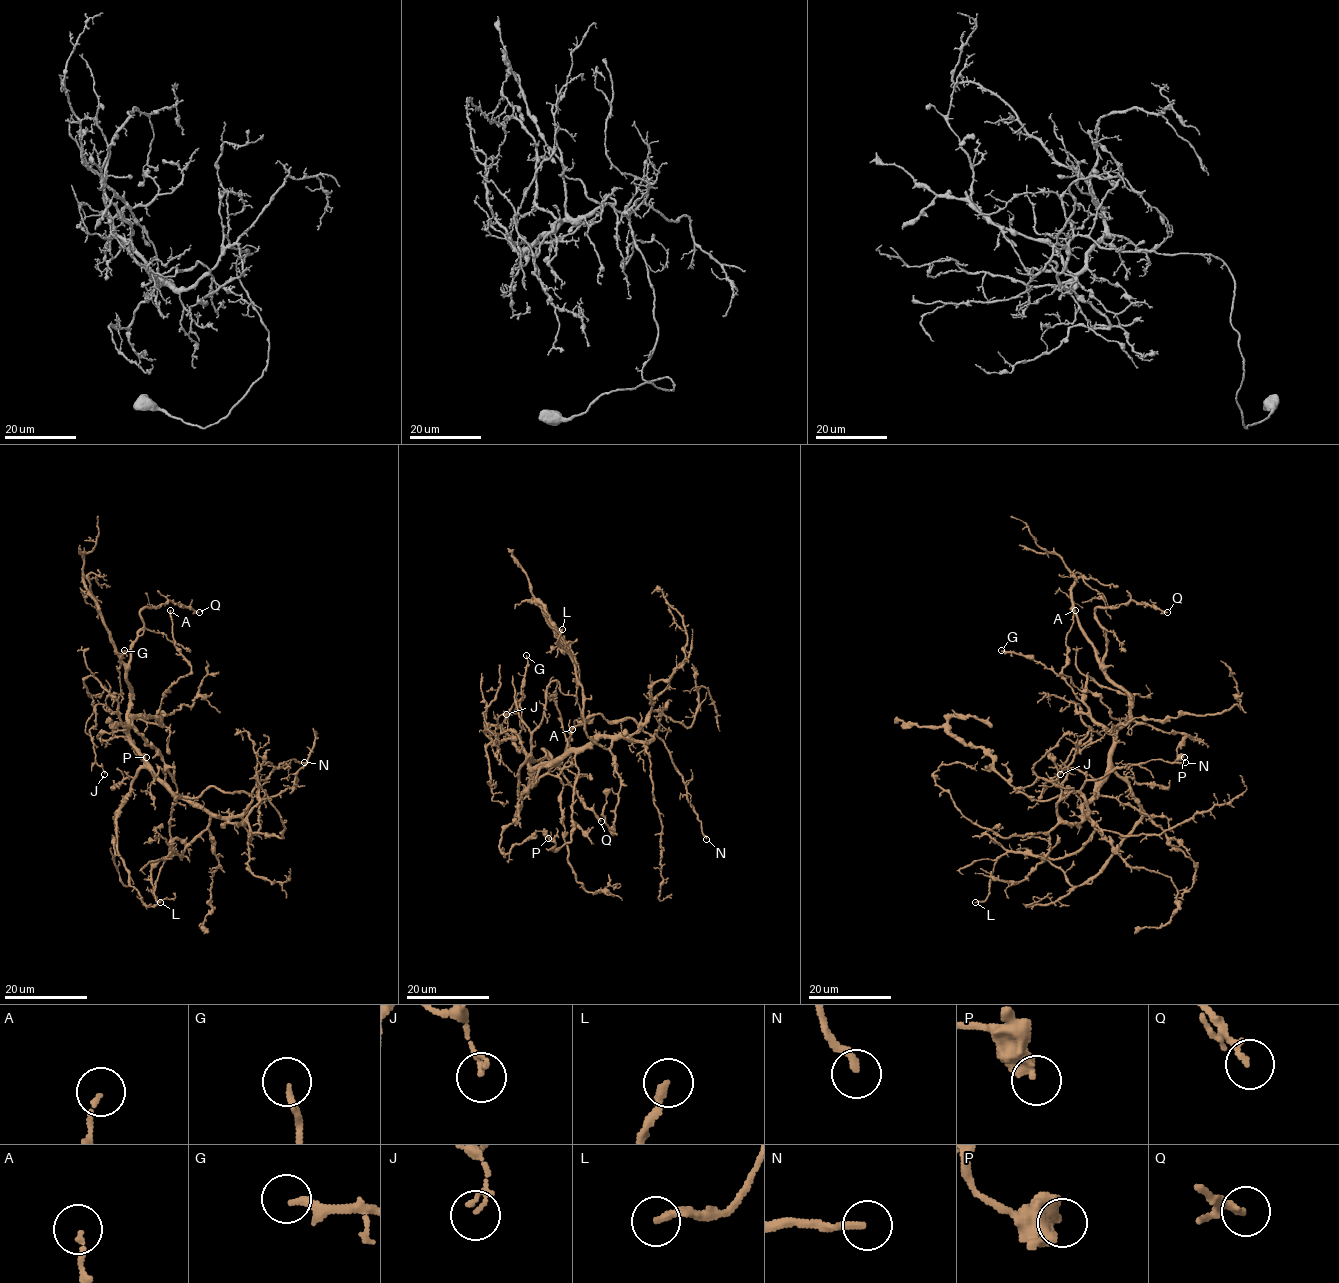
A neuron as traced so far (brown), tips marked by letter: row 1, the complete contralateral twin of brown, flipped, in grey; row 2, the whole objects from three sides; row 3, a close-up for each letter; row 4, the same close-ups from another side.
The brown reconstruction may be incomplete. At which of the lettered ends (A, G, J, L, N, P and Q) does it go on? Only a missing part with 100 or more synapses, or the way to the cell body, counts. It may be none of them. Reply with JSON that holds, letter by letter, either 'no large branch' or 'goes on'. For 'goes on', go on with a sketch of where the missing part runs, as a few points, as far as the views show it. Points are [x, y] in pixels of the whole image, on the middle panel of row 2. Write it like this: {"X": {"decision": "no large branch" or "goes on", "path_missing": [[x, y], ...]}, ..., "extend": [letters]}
{"A": {"decision": "no large branch"}, "G": {"decision": "no large branch"}, "J": {"decision": "no large branch"}, "L": {"decision": "no large branch"}, "N": {"decision": "goes on"}, "P": {"decision": "no large branch"}, "Q": {"decision": "no large branch"}, "extend": ["N"]}

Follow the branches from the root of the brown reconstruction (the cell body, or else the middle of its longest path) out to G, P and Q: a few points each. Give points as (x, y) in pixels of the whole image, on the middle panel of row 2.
G: (594, 742), (552, 762), (529, 765), (520, 735), (526, 655)
P: (594, 742), (544, 762), (531, 771), (528, 792), (502, 832), (499, 849), (507, 853), (534, 831), (548, 838)
Q: (594, 742), (537, 765), (530, 782), (529, 760), (540, 760), (546, 755), (544, 748), (580, 800), (601, 821)

